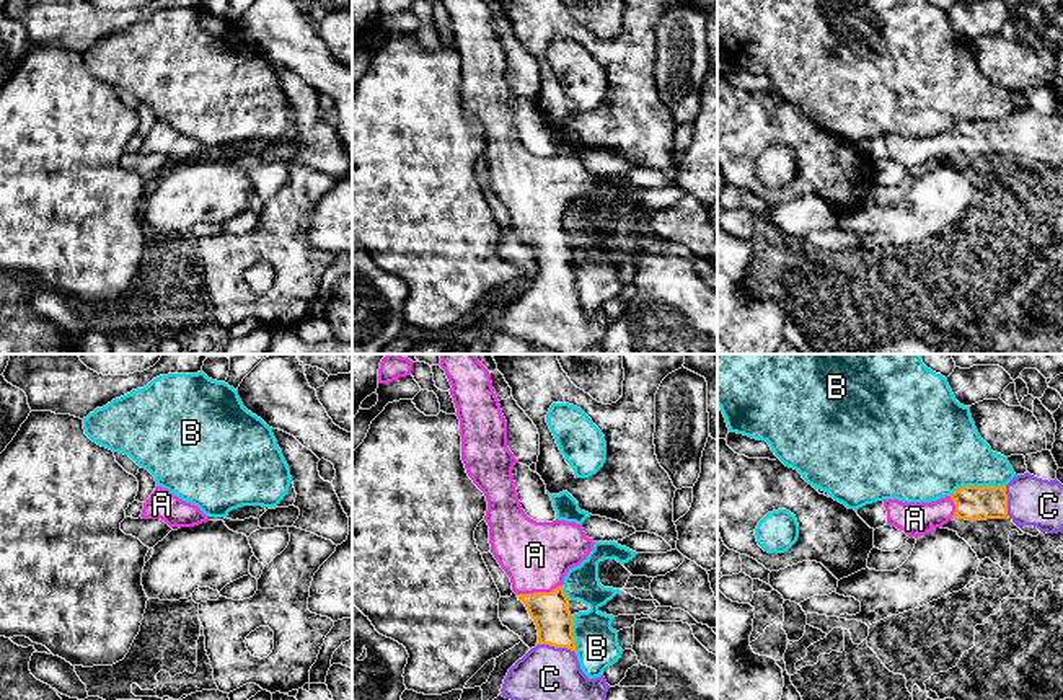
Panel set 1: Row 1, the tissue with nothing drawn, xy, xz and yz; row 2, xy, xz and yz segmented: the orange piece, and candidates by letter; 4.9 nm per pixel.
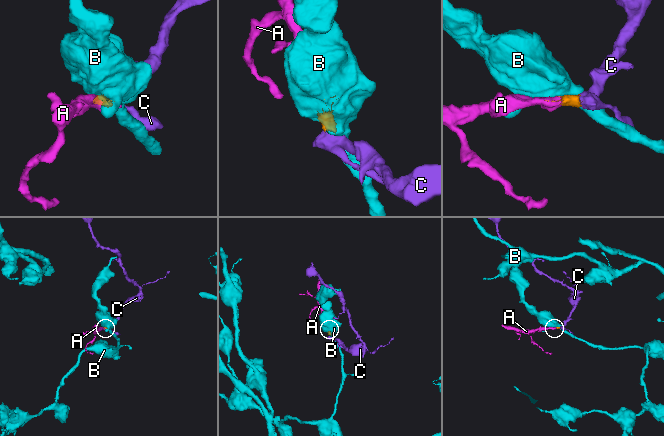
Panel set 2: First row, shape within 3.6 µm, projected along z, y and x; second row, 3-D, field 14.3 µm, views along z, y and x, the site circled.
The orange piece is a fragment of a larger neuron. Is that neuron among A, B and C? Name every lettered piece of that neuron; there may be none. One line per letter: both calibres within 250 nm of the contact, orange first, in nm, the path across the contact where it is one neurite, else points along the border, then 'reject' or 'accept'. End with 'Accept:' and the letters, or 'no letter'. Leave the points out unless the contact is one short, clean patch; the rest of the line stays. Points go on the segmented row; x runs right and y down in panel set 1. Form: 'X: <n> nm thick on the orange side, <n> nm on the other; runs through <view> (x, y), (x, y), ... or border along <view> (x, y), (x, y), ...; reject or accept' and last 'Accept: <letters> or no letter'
A: 180 nm thick on the orange side, 340 nm on the other; runs through xz (550, 612), (538, 593), (535, 555); accept
B: 170 nm thick on the orange side, 420 nm on the other; reject
C: 180 nm thick on the orange side, 280 nm on the other; runs through xz (550, 612), (555, 624), (556, 646), (553, 663), (545, 673); accept
Accept: A, C

